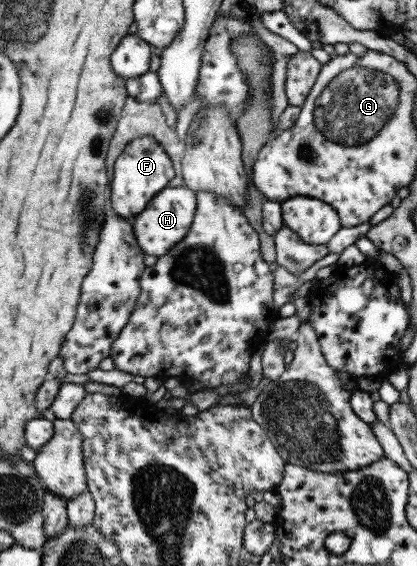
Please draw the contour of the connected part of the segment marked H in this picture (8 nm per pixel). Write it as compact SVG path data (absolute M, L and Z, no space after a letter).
M166 187L157 192L148 205L148 209L140 213L133 222L135 236L146 255L158 258L180 243L189 232L194 212L196 212L196 196L193 190L186 187Z

